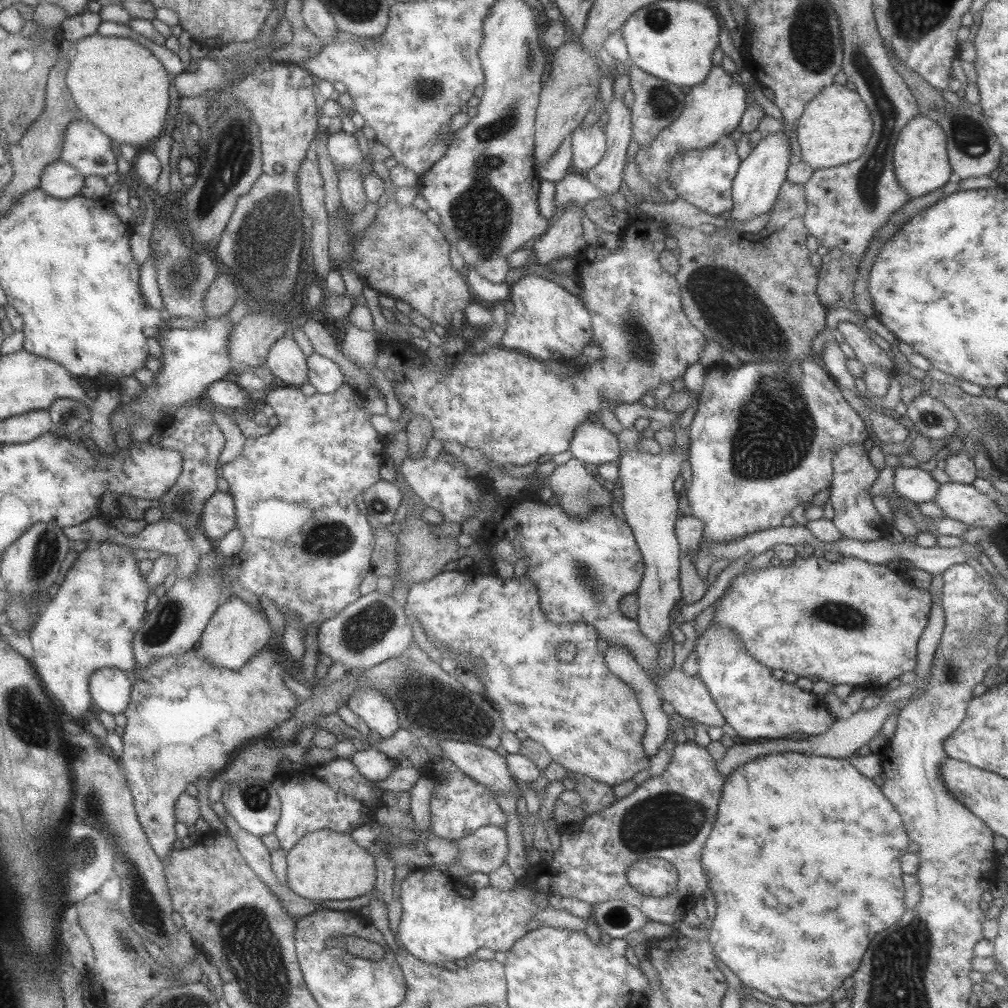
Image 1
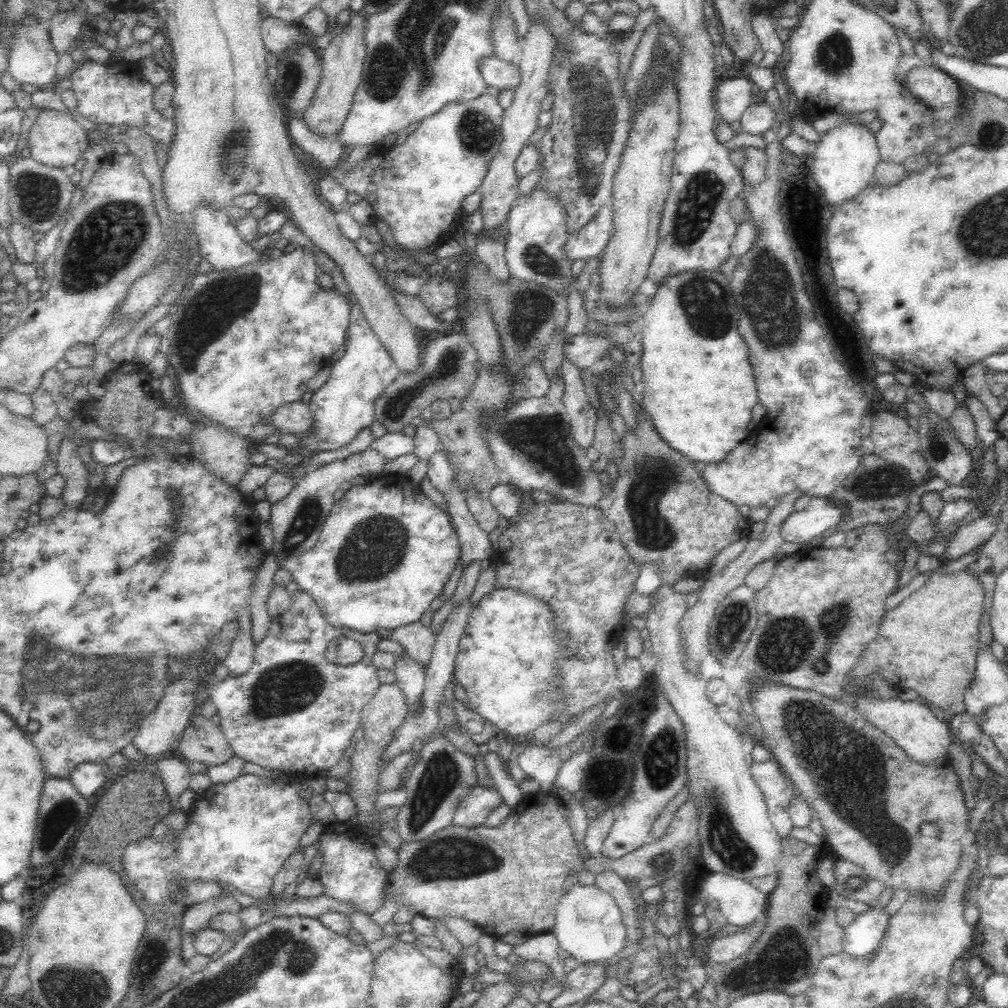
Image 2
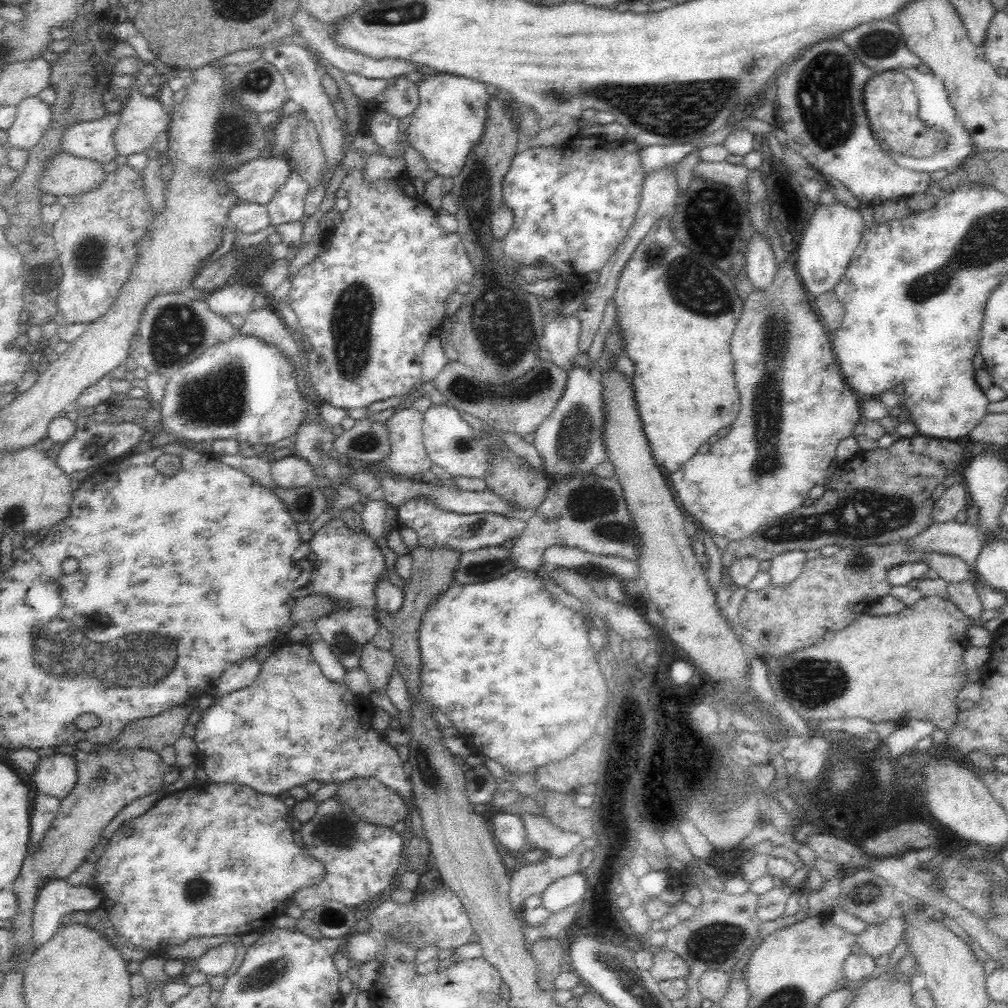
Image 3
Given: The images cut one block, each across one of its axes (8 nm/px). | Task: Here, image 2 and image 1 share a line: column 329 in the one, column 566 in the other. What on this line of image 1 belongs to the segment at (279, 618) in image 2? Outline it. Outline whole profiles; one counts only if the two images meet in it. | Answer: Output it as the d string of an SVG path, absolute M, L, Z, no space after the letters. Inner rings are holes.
M473 569L464 571L441 571L439 574L436 574L436 576L433 576L433 578L429 578L429 580L423 580L423 582L417 582L417 584L409 586L406 596L408 607L414 614L412 618L417 620L423 628L426 638L435 649L443 646L445 652L449 654L449 656L441 656L441 658L448 657L456 663L459 662L461 656L469 656L467 660L469 660L469 658L481 658L481 664L471 667L470 672L473 673L475 678L483 685L482 696L499 714L502 726L506 731L513 733L517 731L524 732L527 739L532 739L534 742L541 744L552 761L563 765L563 768L567 769L568 772L589 776L589 778L593 778L593 780L603 782L609 786L618 785L626 780L630 780L636 772L648 769L649 759L642 748L646 721L642 714L638 698L636 698L636 692L634 692L631 686L628 686L628 684L622 682L617 676L608 672L607 665L603 663L603 653L599 653L595 647L595 642L597 642L597 631L595 631L595 627L581 621L567 623L549 621L539 610L538 600L539 594L537 594L537 587L525 576L502 579L497 576L483 575ZM563 642L573 644L573 646L577 648L575 658L570 662L561 662L561 660L557 660L557 656L555 656L555 654L557 654L557 648L559 648Z

